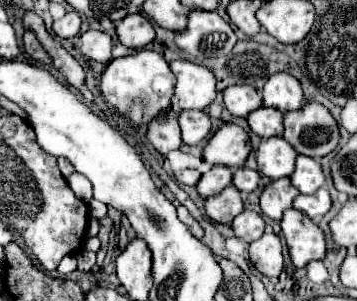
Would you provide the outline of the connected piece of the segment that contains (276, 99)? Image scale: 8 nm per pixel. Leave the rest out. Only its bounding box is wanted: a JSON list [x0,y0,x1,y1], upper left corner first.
[263,73,305,111]

